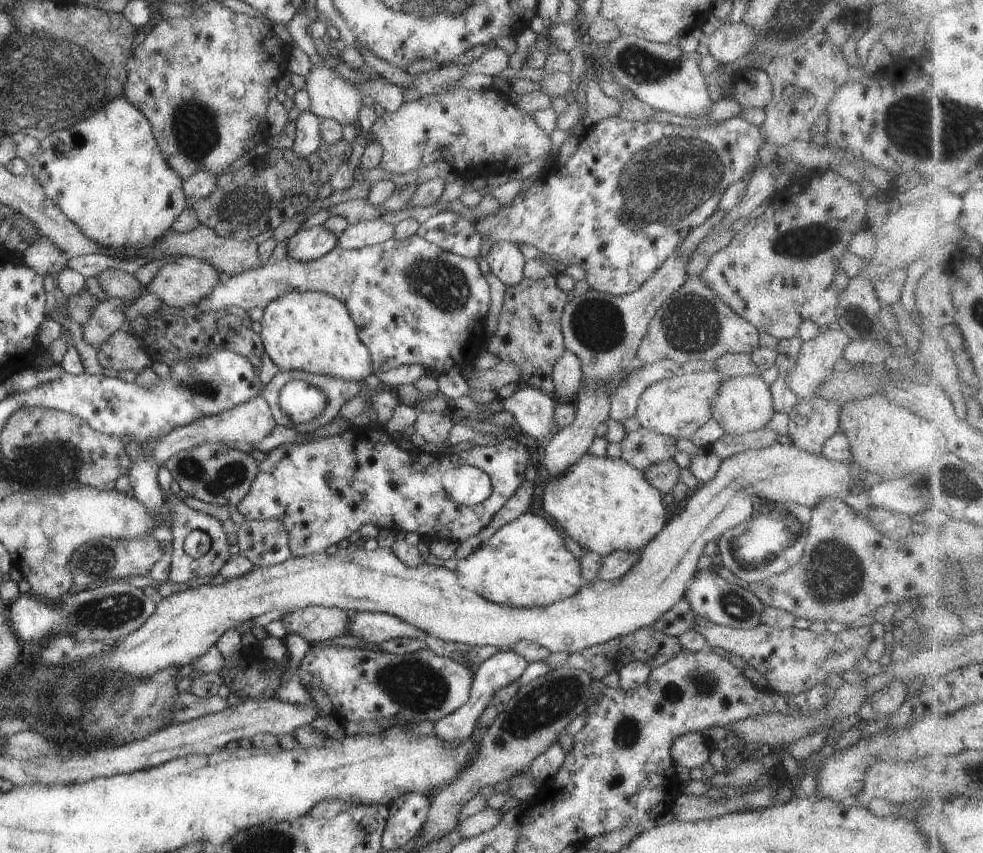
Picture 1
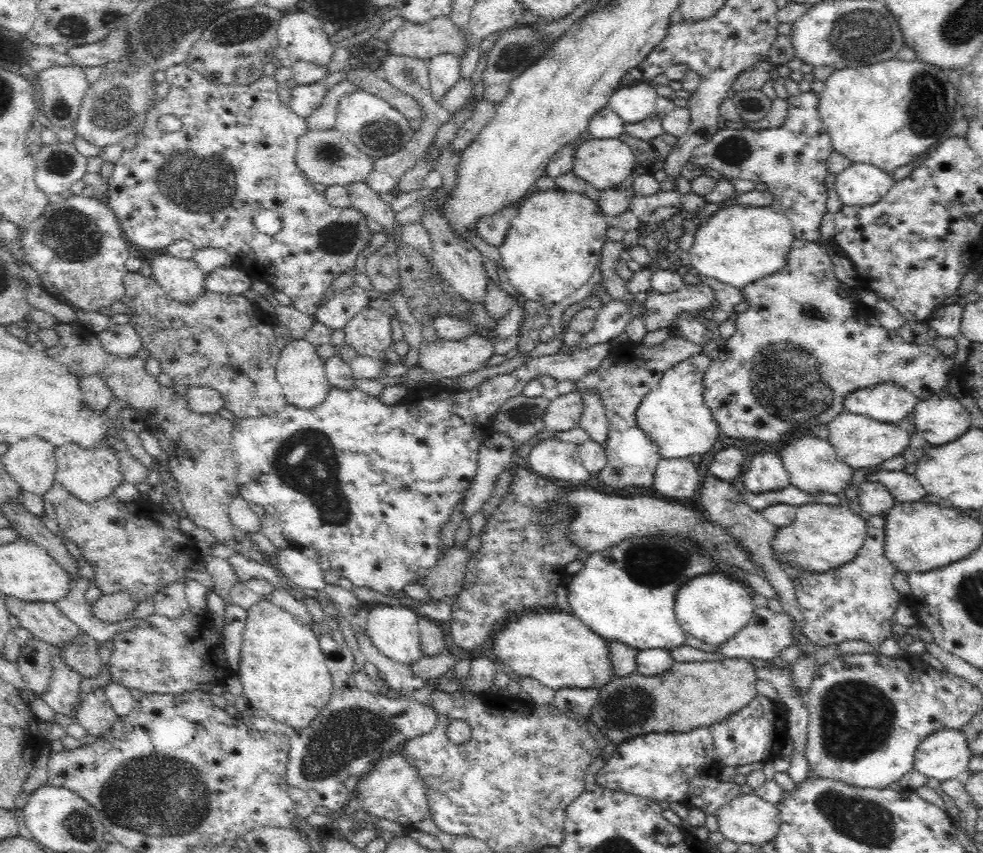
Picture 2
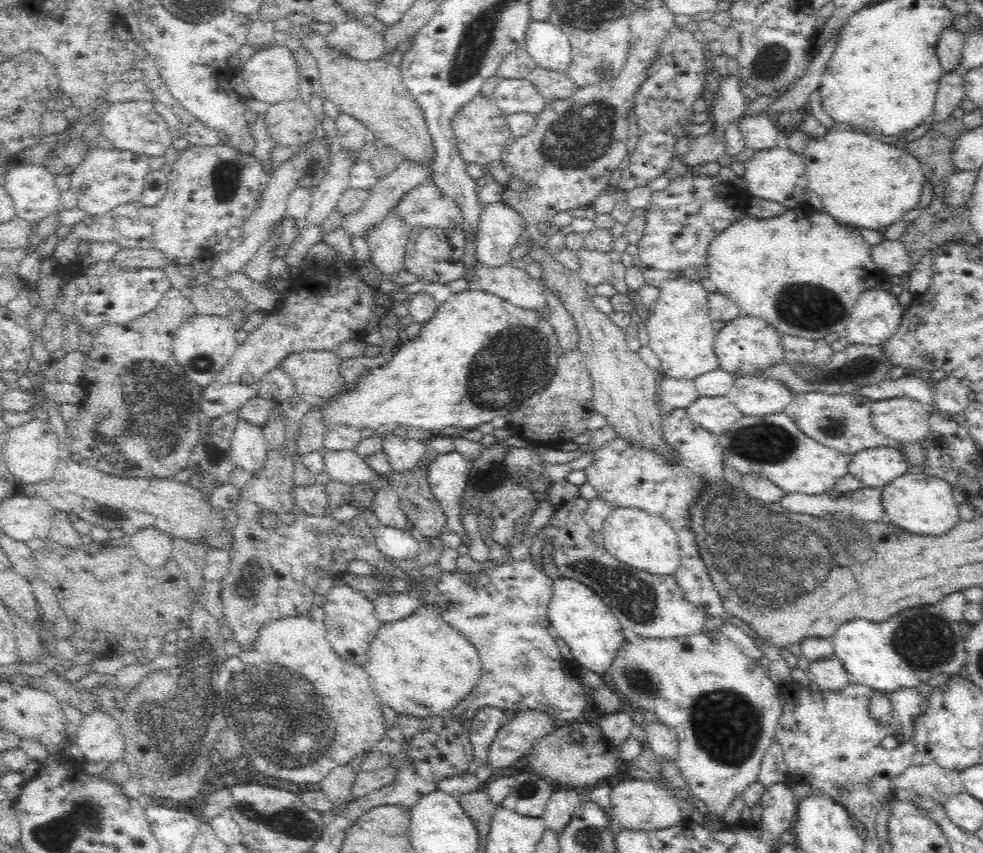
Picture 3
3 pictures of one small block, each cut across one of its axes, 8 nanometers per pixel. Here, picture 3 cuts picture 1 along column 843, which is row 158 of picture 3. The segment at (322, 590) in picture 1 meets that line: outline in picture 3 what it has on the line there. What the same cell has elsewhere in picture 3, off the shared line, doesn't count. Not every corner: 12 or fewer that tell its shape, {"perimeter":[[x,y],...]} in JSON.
{"perimeter":[[478,93],[453,116],[465,162],[487,166],[510,143],[505,114]]}

